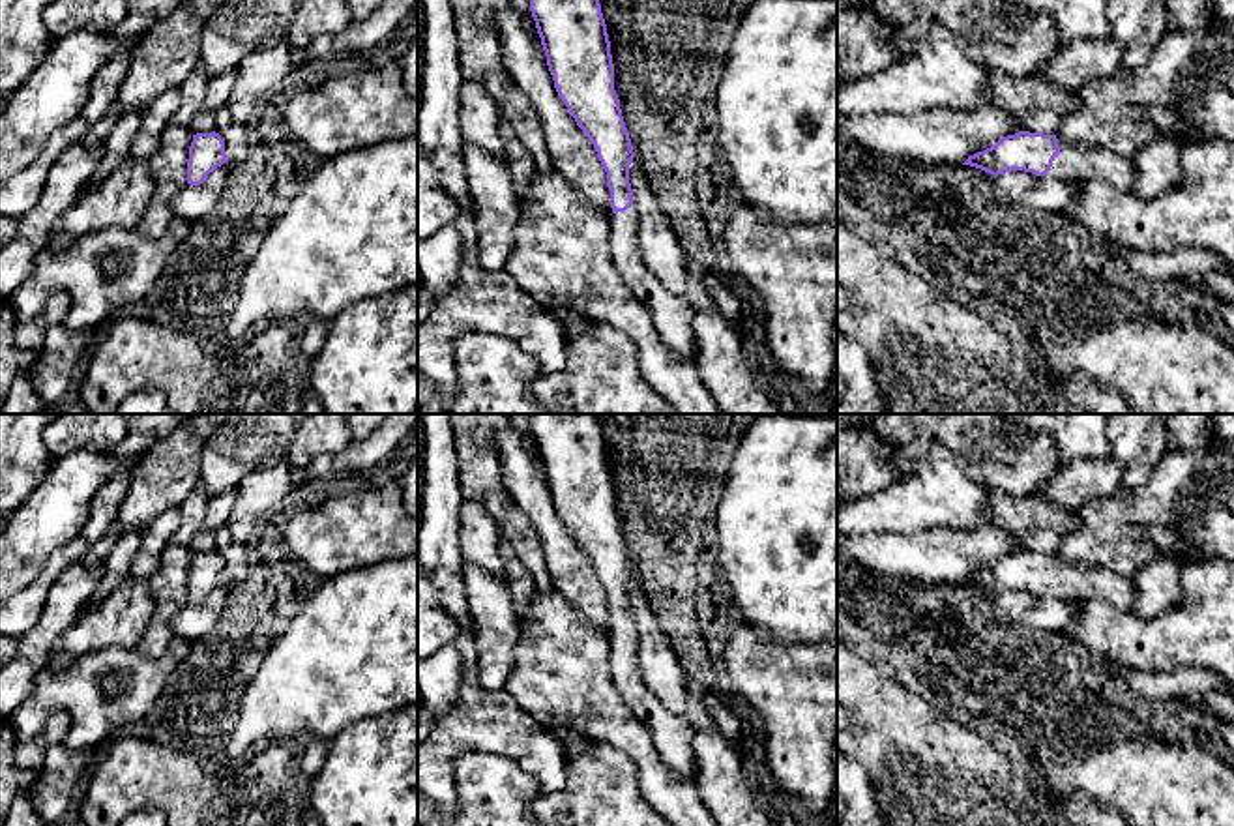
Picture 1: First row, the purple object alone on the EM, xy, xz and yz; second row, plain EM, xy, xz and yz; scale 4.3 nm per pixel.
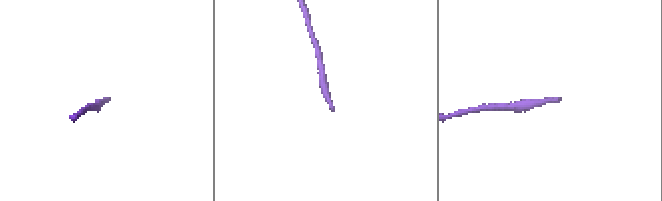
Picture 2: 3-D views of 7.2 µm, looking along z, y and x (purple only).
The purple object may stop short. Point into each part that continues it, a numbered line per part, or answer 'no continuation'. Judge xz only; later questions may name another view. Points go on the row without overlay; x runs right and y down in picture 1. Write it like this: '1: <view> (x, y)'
1: xz (673, 737)

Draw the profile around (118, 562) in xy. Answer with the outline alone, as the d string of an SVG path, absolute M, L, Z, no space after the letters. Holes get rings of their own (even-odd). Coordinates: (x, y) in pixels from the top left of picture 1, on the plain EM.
M127 530L122 534L120 541L114 545L114 549L109 553L109 556L103 564L105 573L86 607L92 607L97 601L101 601L122 581L127 579L127 573L131 569L135 554L142 547L142 541L144 541L144 538L142 538L140 530Z

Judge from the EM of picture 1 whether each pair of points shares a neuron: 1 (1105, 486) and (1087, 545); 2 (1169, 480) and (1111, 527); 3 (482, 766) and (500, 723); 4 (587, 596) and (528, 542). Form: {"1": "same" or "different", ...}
{"1": "different", "2": "same", "3": "different", "4": "different"}

